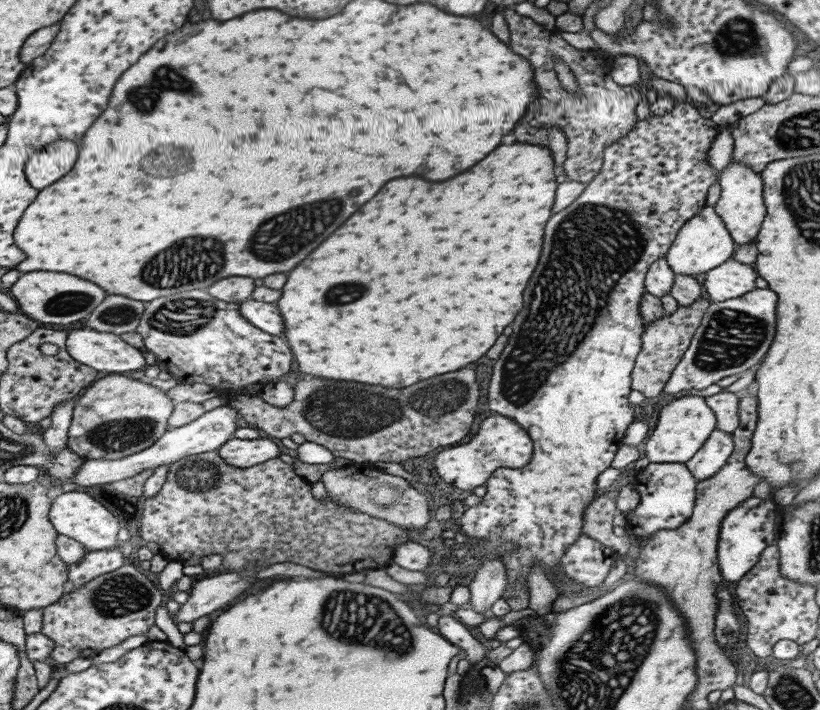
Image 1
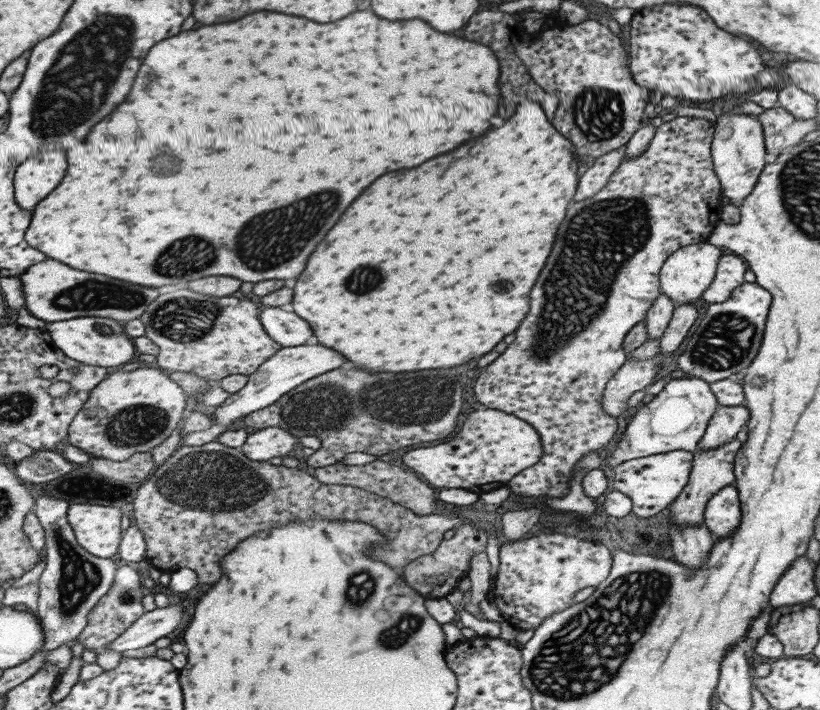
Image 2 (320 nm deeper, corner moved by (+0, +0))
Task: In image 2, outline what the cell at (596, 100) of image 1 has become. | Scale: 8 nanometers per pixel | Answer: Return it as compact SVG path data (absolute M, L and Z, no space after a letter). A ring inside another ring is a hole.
M585 19L575 25L563 26L562 28L557 28L552 24L545 26L537 38L537 40L531 44L528 43L515 43L513 45L513 50L516 55L521 59L521 62L526 66L528 73L531 78L545 91L552 94L557 98L558 106L553 115L553 120L551 124L555 126L555 130L559 130L561 136L565 136L569 142L573 142L575 146L575 154L577 156L592 156L594 159L615 150L621 146L624 146L627 140L633 132L635 132L640 126L642 126L641 116L643 116L643 109L647 104L647 91L648 89L639 86L630 75L630 69L627 66L627 55L625 55L625 50L621 47L619 43L618 36L613 35L609 28L606 27L605 22L596 21L592 19Z

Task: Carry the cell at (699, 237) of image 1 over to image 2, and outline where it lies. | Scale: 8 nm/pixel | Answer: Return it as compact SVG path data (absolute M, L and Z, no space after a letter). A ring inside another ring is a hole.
M706 241L678 248L664 260L658 272L660 294L675 301L677 305L693 302L711 284L719 257L725 252Z

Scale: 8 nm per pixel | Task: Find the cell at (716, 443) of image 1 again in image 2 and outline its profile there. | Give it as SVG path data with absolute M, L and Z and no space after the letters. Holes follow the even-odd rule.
M718 406L711 415L697 450L711 450L735 438L749 418L748 410L741 406Z

